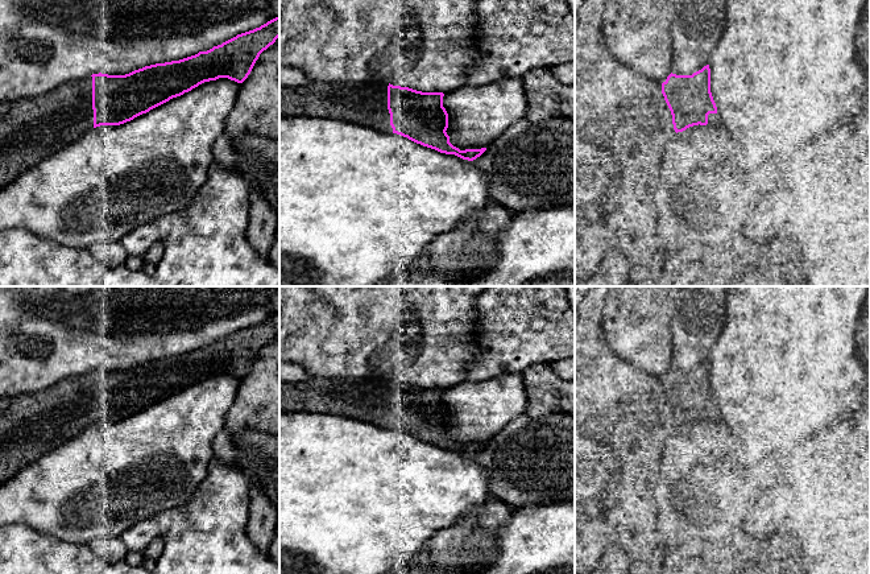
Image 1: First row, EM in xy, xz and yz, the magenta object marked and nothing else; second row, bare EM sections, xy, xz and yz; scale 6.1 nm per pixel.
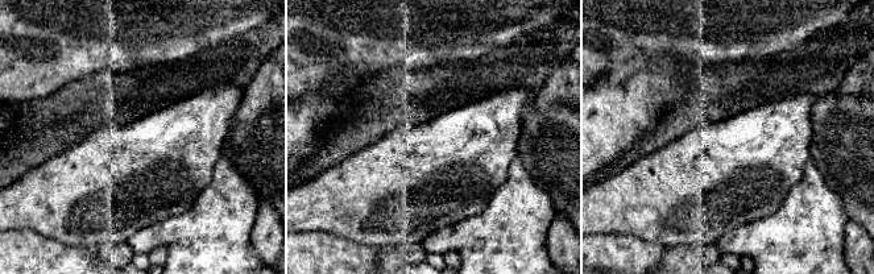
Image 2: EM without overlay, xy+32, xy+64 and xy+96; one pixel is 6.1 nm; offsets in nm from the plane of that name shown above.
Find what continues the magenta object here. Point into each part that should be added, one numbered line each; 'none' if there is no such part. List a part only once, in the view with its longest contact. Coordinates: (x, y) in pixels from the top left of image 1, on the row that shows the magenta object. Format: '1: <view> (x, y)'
1: xy (33, 128)

